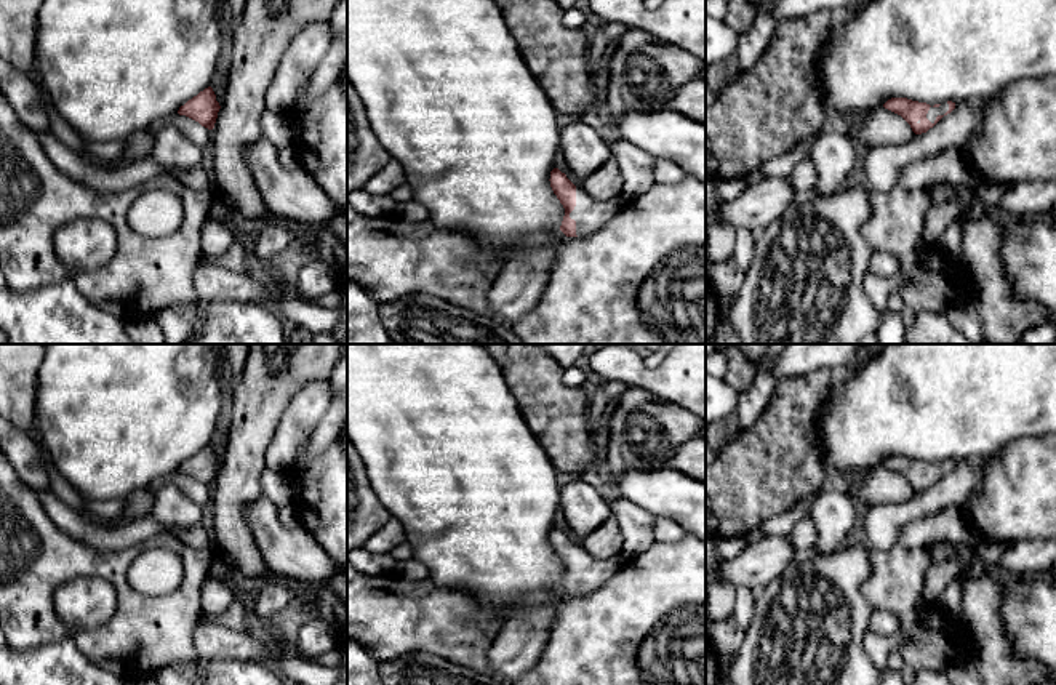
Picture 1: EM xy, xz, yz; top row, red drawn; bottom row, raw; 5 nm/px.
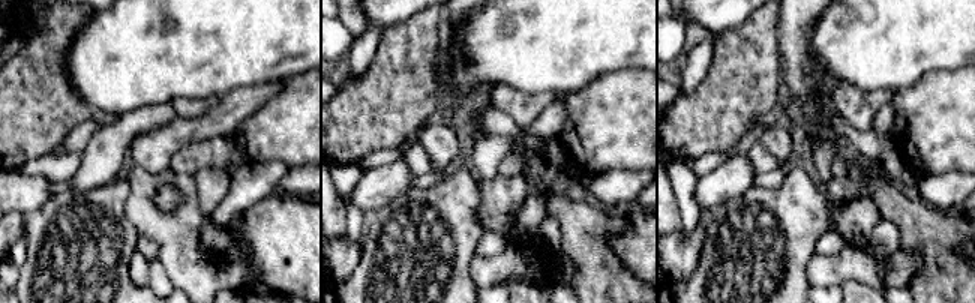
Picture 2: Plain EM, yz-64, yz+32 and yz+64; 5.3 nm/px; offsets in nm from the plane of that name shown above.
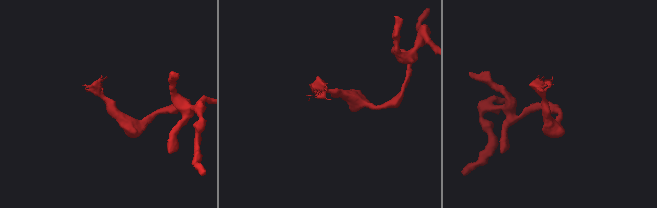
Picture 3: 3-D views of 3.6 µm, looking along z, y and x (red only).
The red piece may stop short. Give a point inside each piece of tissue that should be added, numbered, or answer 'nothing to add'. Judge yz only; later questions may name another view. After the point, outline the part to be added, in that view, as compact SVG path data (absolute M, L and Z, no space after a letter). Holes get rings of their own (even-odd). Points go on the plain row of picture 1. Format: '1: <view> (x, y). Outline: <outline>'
1: yz (933, 471). Outline: M942 461L939 466L930 466L928 472L926 472L926 477L934 482L936 475L938 474L944 474L946 471L949 469L949 463L947 461Z

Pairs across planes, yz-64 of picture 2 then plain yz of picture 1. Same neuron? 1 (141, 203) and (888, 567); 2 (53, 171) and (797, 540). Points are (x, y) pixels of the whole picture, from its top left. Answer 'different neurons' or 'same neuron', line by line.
1: same neuron
2: same neuron

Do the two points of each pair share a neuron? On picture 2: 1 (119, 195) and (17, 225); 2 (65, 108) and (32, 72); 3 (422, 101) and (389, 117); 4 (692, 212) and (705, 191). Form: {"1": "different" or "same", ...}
{"1": "different", "2": "same", "3": "same", "4": "different"}

